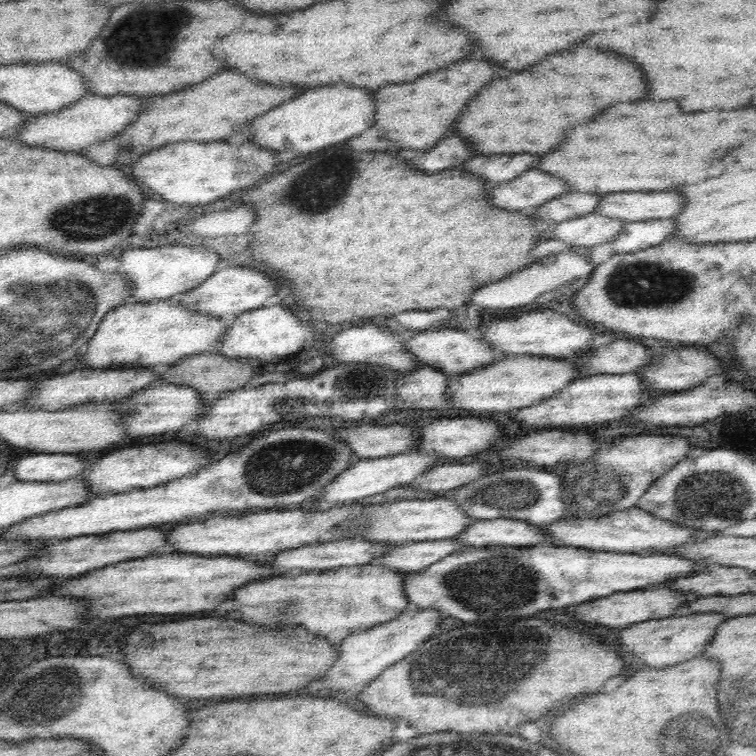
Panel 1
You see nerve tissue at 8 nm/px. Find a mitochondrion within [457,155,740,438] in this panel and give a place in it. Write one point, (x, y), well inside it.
(639, 283)

